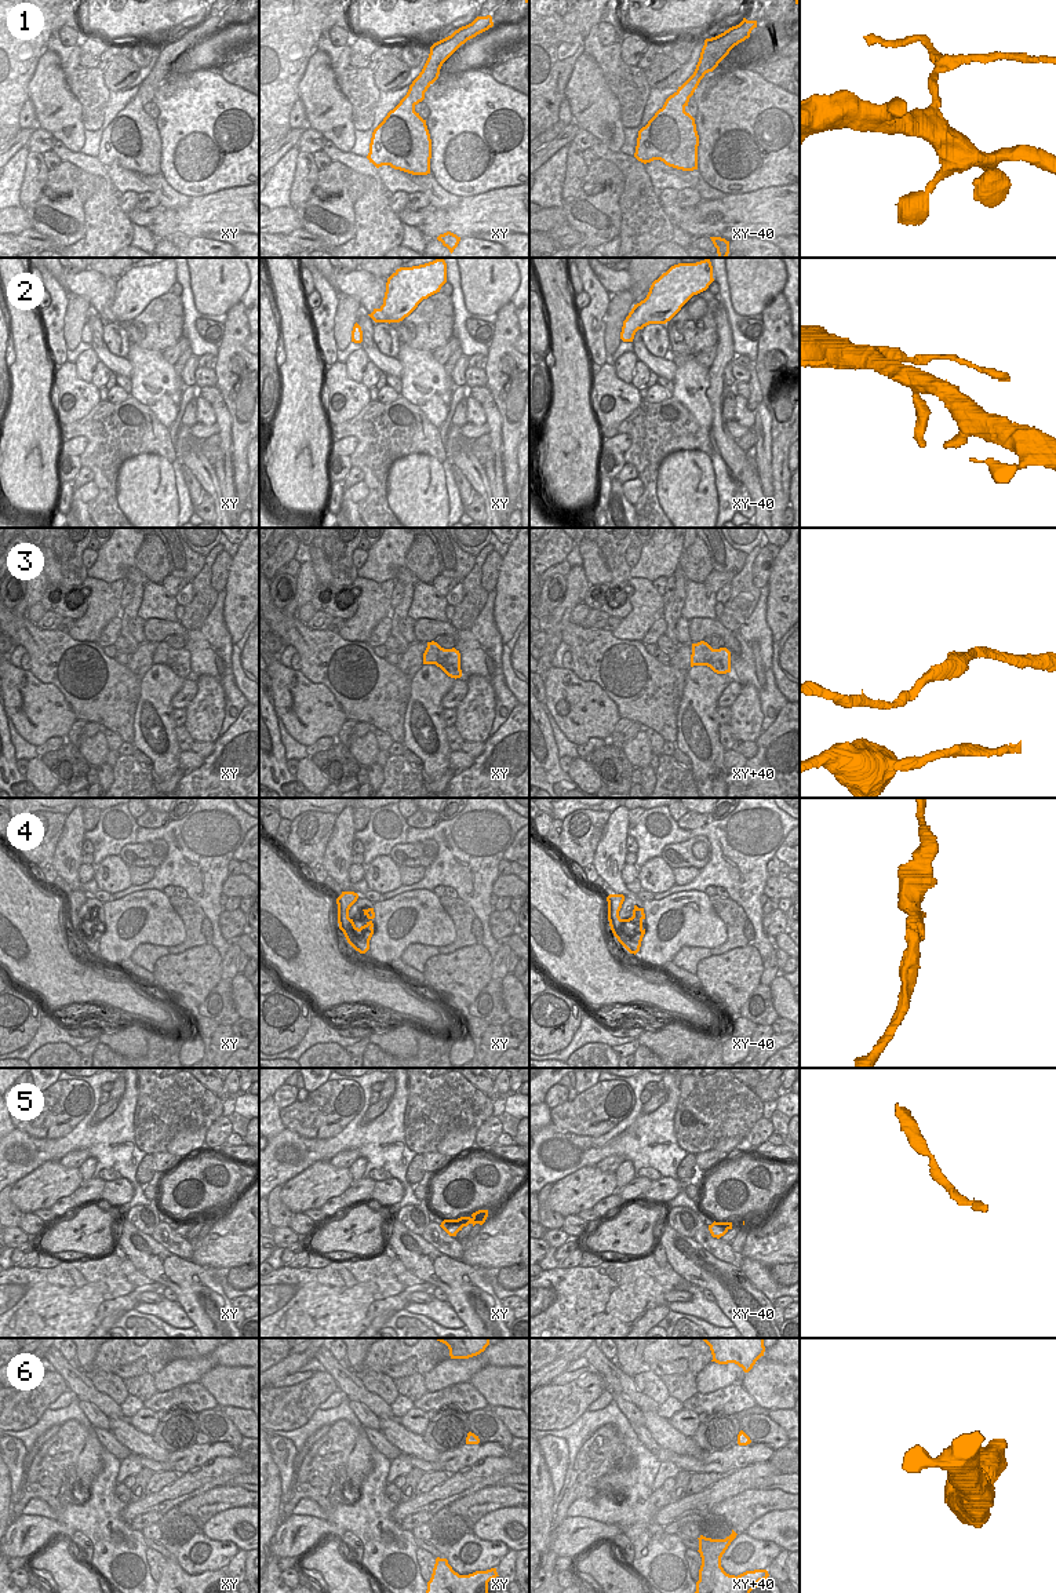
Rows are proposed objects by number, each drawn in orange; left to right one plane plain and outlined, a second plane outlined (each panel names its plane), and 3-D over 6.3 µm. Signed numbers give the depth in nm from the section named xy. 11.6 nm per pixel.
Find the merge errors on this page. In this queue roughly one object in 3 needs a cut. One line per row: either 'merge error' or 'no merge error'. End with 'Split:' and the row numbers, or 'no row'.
1: merge error
2: no merge error
3: merge error
4: no merge error
5: no merge error
6: no merge error
Split: 1, 3

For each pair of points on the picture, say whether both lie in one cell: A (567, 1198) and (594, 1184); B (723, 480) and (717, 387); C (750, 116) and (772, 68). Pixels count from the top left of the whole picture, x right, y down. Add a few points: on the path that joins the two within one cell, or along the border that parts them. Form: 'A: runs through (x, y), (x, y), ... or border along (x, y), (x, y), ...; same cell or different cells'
A: runs through (574, 1195), (578, 1195), (587, 1185); same cell
B: border along (718, 452), (729, 474), (736, 480); different cells
C: border along (761, 76), (785, 90); different cells

